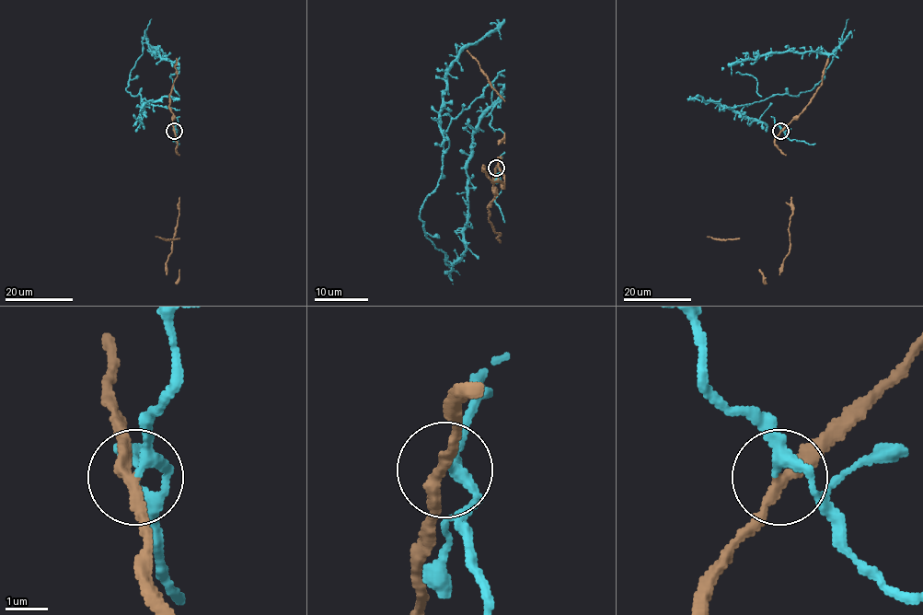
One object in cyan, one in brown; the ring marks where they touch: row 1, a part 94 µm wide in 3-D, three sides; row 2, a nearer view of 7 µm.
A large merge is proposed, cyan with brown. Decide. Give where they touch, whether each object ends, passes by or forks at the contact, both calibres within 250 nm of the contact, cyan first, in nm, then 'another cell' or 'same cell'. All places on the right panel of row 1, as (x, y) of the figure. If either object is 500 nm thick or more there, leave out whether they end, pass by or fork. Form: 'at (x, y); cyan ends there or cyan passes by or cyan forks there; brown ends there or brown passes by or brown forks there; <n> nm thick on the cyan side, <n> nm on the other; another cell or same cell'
at (780, 131); cyan passes by; brown passes by; 240 nm thick on the cyan side, 260 nm on the other; another cell

